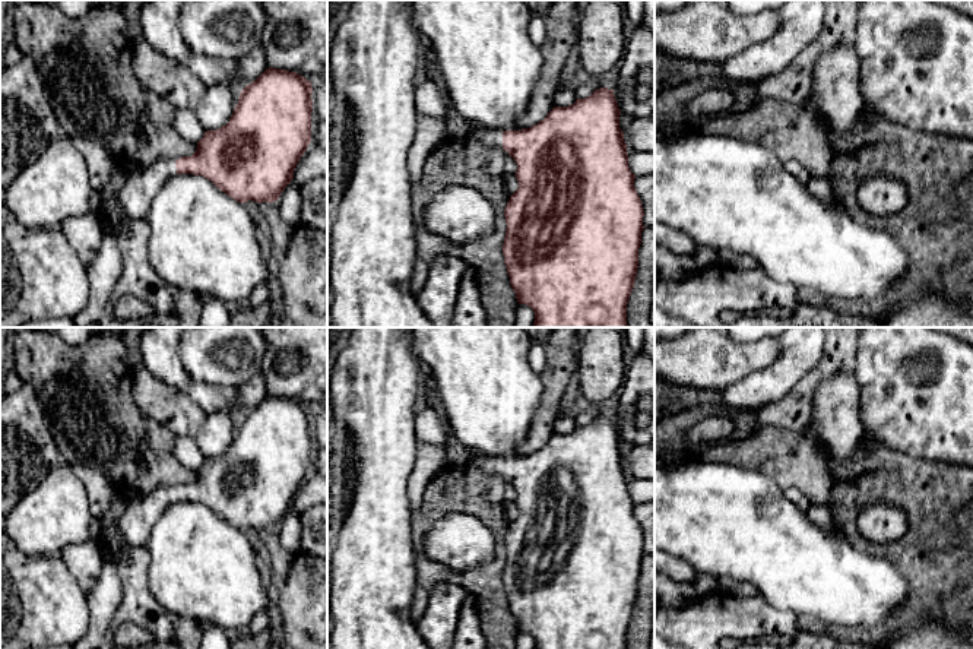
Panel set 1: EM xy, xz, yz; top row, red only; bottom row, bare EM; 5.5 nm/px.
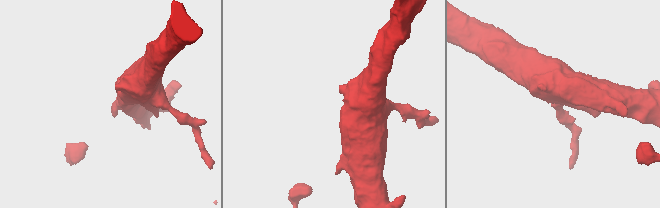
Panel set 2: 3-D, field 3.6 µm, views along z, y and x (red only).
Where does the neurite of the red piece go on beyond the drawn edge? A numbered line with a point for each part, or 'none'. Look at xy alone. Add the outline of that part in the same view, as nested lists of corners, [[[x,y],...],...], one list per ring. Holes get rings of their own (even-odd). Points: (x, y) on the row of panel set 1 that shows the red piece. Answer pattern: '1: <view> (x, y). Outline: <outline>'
1: xy (136, 193). Outline: [[[161,159],[131,172],[115,191],[126,216],[143,218],[159,189],[175,174],[175,159]]]

